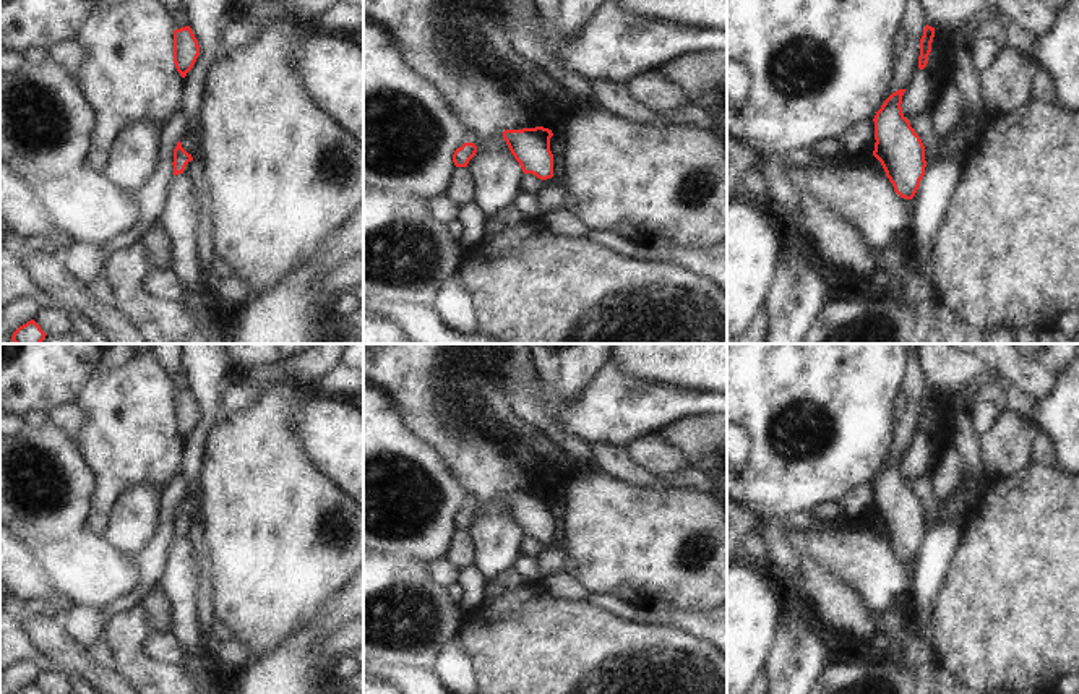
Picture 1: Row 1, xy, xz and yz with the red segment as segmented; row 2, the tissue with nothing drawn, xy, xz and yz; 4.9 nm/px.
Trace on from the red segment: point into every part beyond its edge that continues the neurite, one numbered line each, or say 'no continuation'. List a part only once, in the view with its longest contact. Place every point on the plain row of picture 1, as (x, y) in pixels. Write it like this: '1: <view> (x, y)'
1: yz (950, 509)

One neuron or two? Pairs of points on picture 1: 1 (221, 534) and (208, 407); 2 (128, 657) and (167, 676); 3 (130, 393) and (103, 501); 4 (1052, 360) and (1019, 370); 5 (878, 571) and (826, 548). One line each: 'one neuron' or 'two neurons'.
1: two neurons
2: one neuron
3: one neuron
4: two neurons
5: one neuron

